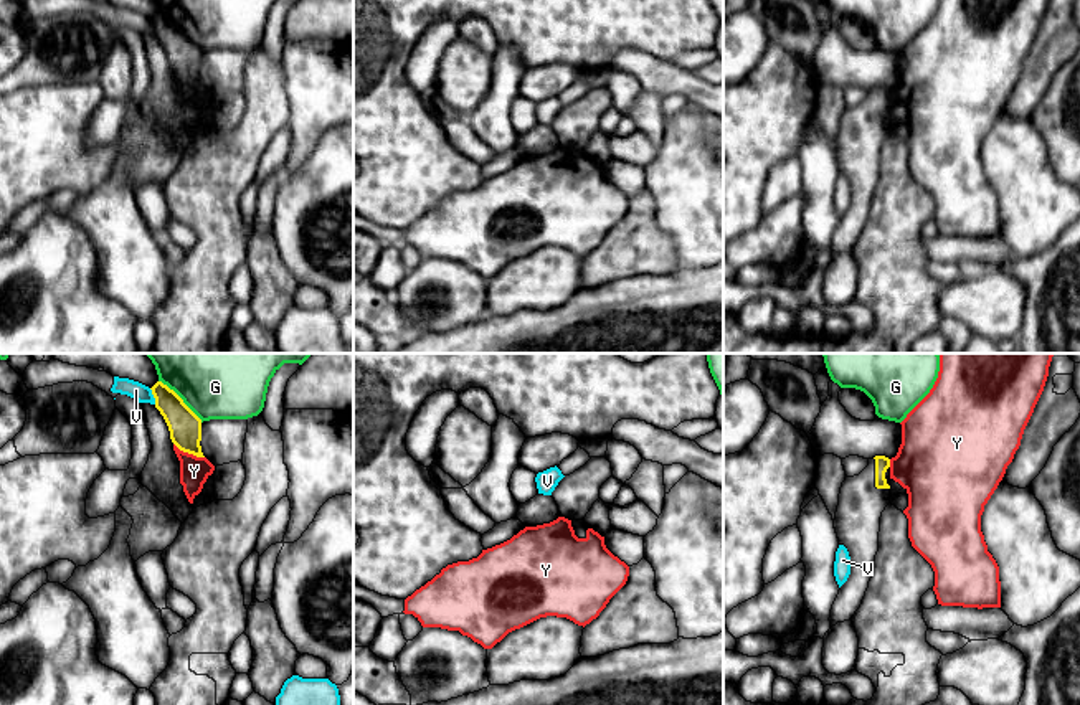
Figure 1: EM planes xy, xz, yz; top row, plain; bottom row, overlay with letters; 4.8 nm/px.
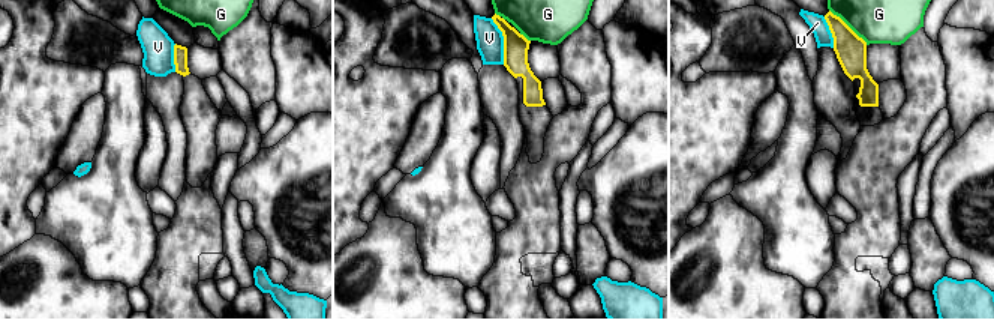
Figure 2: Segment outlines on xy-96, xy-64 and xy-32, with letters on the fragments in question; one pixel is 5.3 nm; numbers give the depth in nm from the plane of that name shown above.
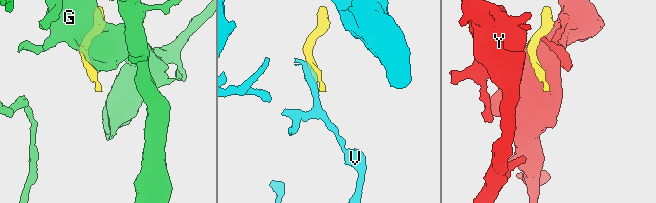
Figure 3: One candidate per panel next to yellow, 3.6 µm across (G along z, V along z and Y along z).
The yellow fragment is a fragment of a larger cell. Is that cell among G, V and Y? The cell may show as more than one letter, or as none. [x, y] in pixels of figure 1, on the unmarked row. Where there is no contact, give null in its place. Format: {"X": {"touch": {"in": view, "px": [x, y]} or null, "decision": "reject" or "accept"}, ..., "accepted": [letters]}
{"G": {"touch": {"in": "xy", "px": [182, 30]}, "decision": "reject"}, "V": {"touch": {"in": "xy", "px": [154, 27]}, "decision": "reject"}, "Y": {"touch": {"in": "xy", "px": [189, 83]}, "decision": "reject"}, "accepted": []}

